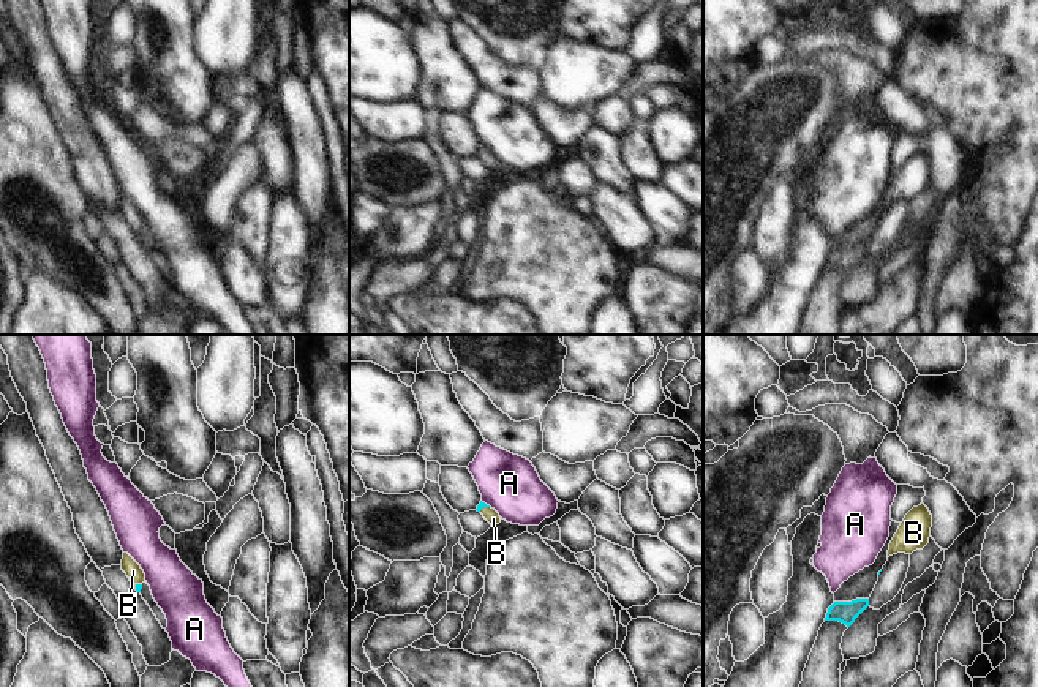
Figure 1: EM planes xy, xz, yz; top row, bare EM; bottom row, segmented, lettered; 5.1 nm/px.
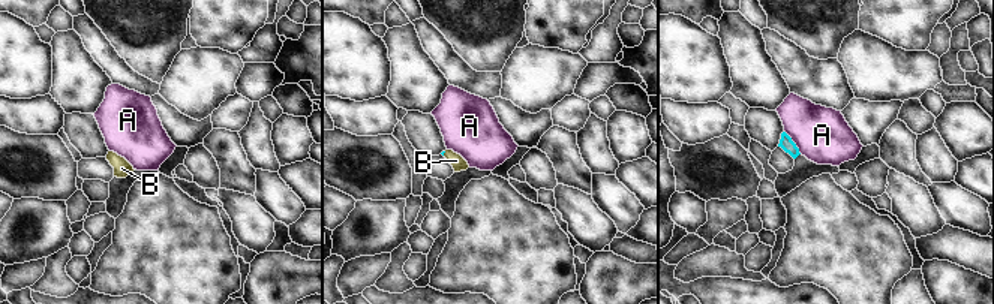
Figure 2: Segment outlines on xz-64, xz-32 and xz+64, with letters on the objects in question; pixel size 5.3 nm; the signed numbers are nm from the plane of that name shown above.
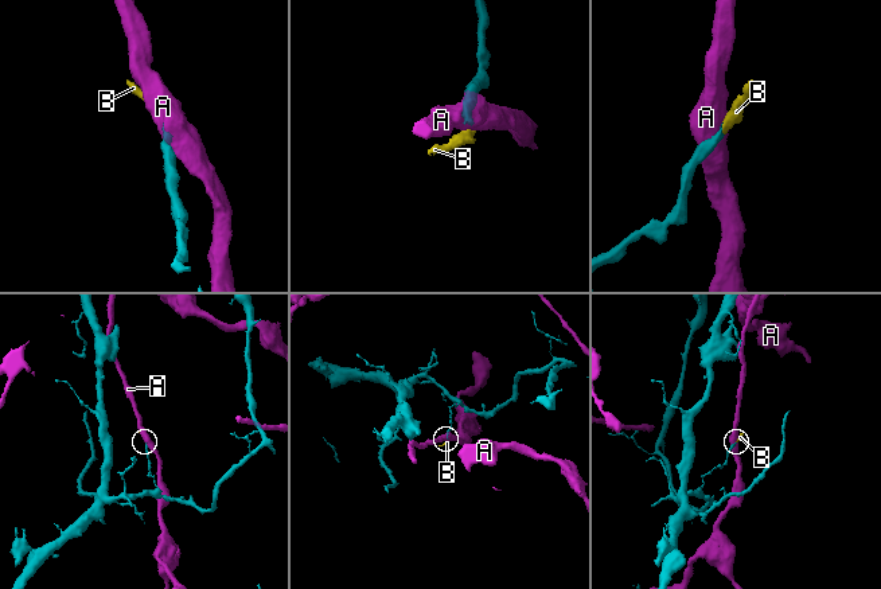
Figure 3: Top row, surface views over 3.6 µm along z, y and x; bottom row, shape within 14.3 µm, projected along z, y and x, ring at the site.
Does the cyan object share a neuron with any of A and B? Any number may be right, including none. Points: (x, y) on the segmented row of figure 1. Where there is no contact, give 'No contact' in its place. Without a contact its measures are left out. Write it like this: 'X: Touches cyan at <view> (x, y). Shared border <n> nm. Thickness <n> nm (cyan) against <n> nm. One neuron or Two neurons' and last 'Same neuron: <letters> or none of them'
A: Touches cyan at xz (484, 503). Shared border 60 nm. Thickness 40 nm (cyan) against 300 nm. Two neurons
B: Touches cyan at xz (484, 506). Shared border 60 nm. Thickness 40 nm (cyan) against 70 nm. One neuron
Same neuron: B

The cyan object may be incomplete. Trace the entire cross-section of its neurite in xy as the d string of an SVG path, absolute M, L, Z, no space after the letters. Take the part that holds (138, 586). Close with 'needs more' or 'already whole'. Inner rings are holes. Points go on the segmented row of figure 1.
M123 553L122 570L126 573L130 581L136 584L136 591L141 592L142 584L145 583L145 573L128 553Z; needs more

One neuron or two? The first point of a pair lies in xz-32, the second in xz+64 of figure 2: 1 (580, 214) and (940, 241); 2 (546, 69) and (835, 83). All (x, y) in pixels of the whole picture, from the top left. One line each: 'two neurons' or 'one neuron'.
1: two neurons
2: two neurons

